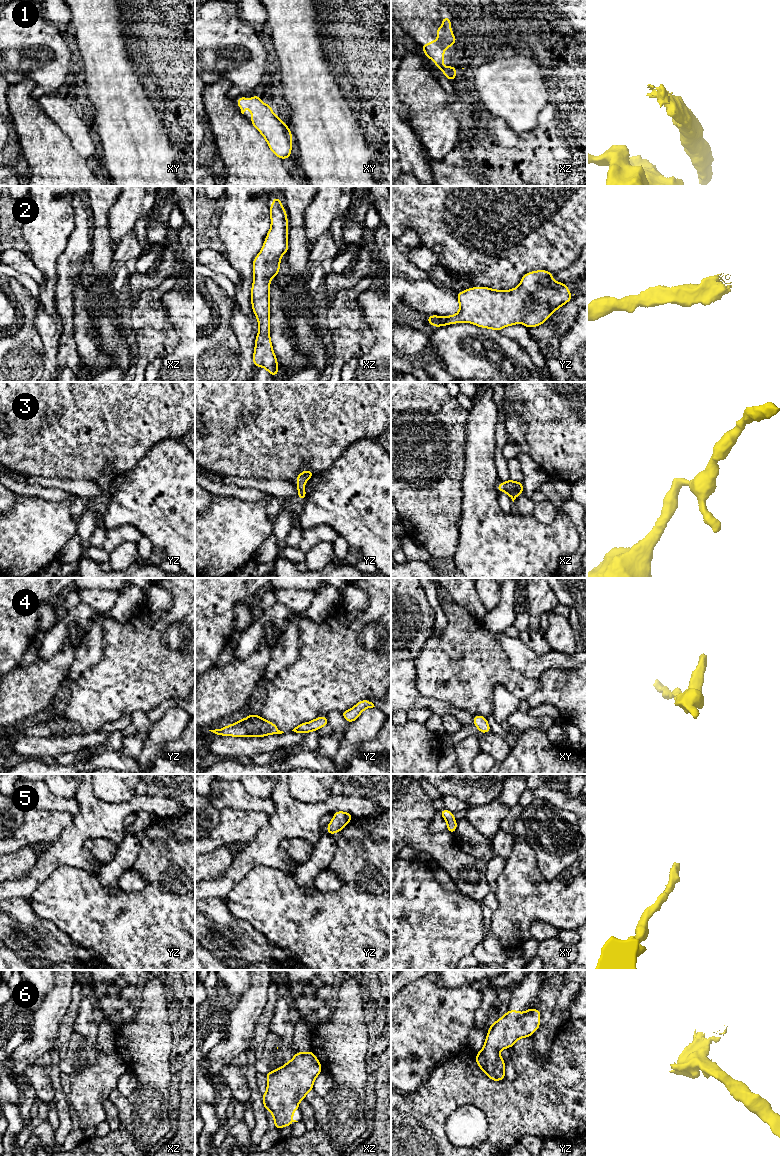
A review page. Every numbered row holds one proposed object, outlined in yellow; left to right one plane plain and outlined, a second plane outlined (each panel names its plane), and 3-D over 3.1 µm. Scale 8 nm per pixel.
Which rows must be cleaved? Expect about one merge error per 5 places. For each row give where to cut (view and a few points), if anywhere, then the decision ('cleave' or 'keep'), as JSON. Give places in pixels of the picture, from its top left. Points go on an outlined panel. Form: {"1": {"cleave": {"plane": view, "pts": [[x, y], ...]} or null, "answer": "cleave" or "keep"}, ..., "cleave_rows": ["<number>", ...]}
{"1": {"cleave": null, "answer": "keep"}, "2": {"cleave": null, "answer": "keep"}, "3": {"cleave": null, "answer": "keep"}, "4": {"cleave": null, "answer": "keep"}, "5": {"cleave": null, "answer": "keep"}, "6": {"cleave": null, "answer": "keep"}, "cleave_rows": []}

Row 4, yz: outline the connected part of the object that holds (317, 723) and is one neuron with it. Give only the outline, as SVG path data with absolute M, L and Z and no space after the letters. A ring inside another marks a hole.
M327 715L316 718L310 722L302 723L296 726L292 731L296 733L306 733L308 734L311 731L316 731L321 727L328 725Z

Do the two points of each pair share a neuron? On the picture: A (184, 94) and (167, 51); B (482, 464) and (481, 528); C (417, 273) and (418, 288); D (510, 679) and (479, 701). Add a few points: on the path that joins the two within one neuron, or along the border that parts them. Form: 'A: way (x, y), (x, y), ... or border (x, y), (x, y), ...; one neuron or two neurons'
A: way (184, 83), (184, 79), (168, 62); one neuron
B: way (482, 480), (482, 512); one neuron
C: border (407, 276), (412, 279), (426, 280); two neurons
D: way (501, 679), (496, 679), (483, 692); one neuron

